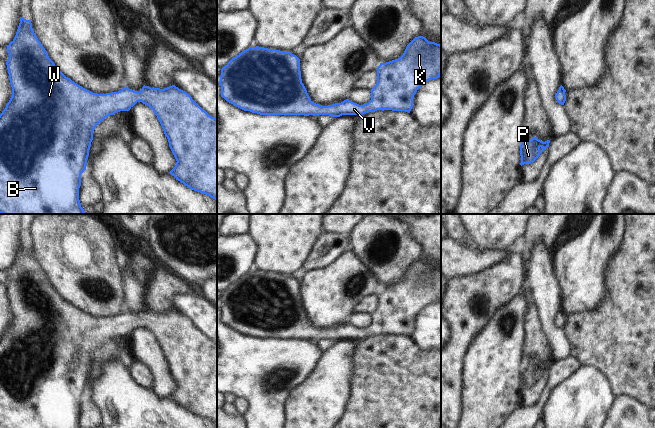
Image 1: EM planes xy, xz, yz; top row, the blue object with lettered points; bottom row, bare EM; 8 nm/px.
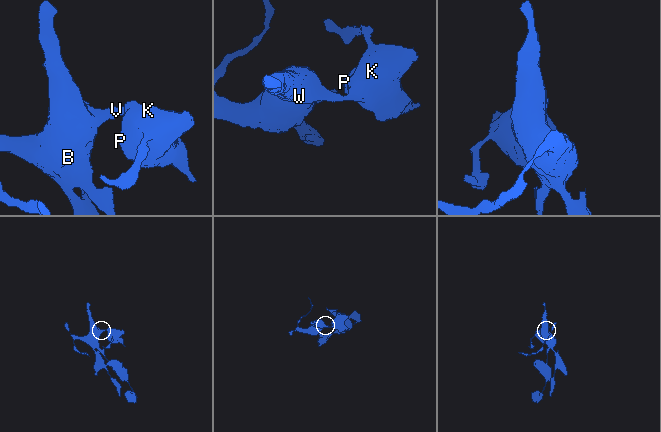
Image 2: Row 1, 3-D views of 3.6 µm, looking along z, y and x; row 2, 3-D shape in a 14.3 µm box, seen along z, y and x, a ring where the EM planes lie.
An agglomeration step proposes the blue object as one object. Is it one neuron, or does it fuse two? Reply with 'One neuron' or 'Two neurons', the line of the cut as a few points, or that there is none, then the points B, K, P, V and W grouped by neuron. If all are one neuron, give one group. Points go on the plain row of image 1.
One neuron. No split. Groups: B K P V W

